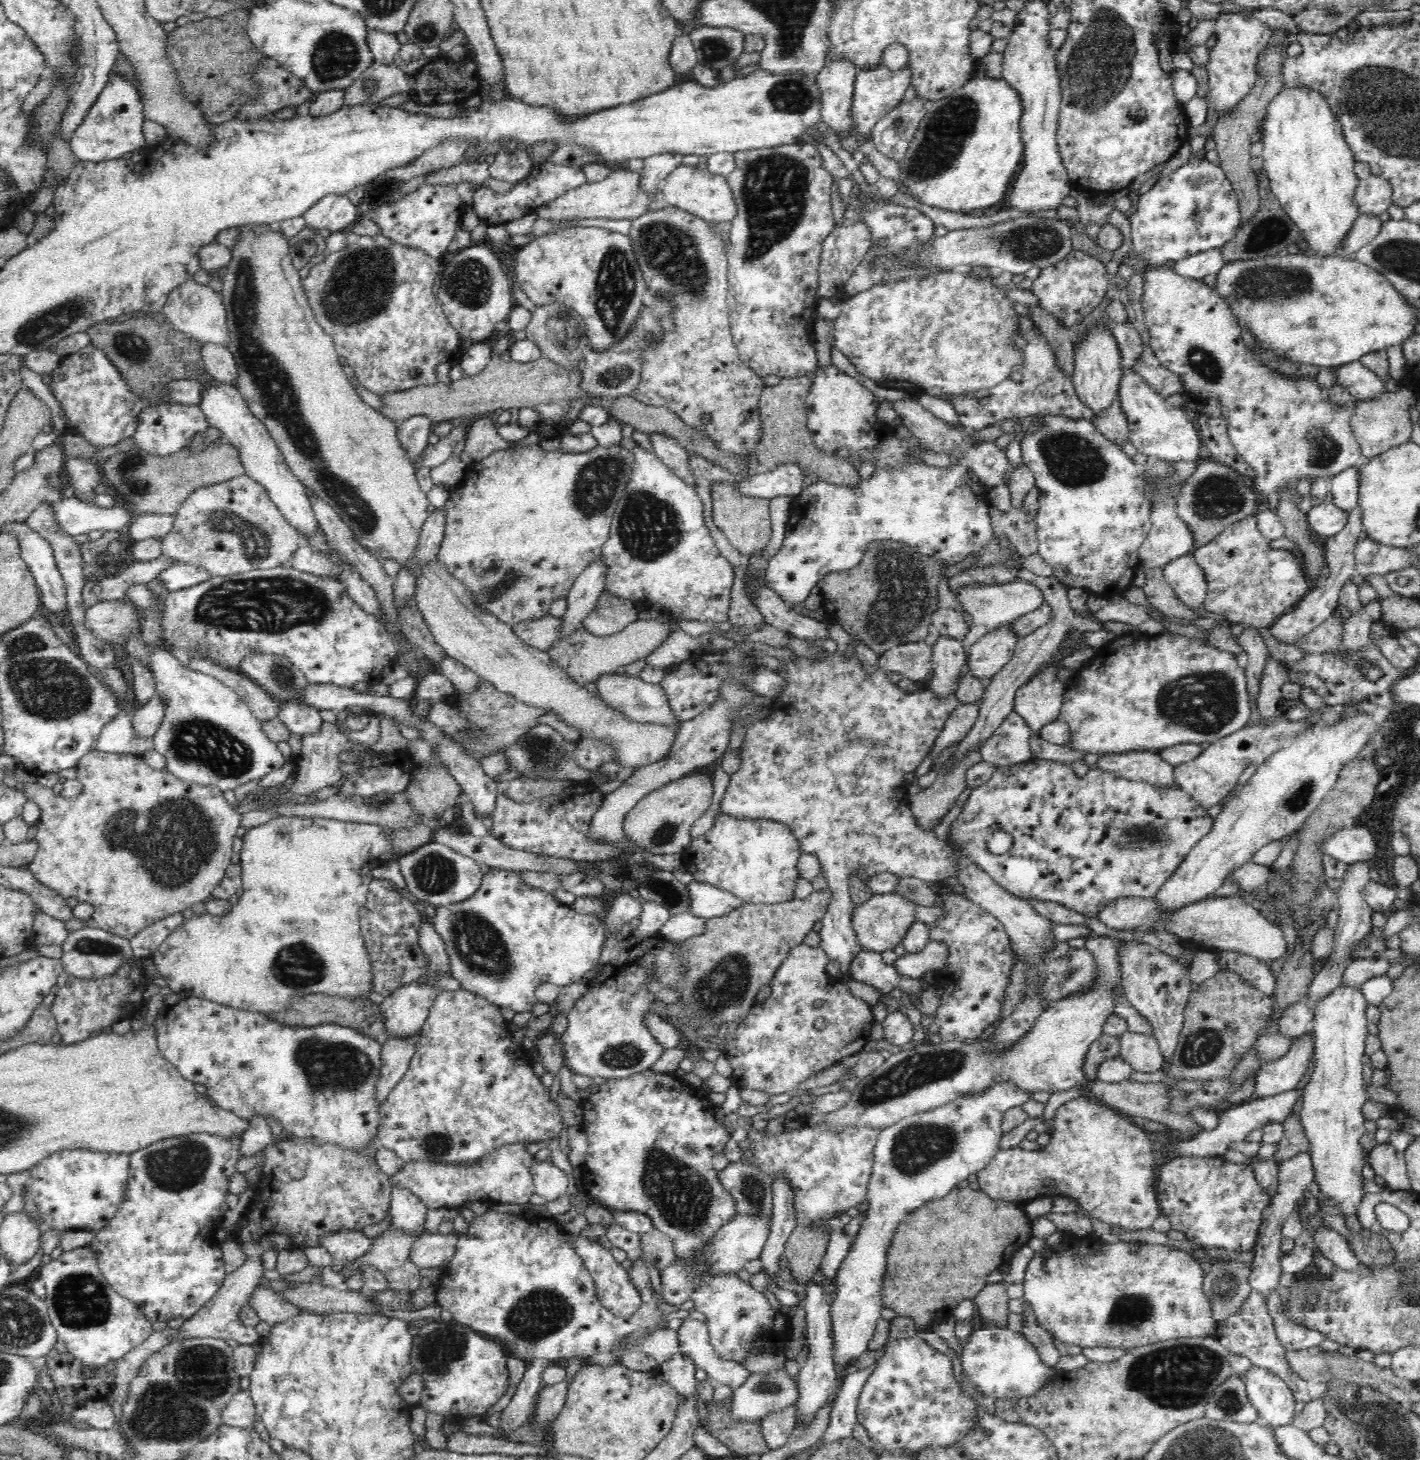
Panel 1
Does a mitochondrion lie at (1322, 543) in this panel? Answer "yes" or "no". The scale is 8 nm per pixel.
no

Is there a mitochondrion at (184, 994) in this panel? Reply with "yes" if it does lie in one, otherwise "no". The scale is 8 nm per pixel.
no

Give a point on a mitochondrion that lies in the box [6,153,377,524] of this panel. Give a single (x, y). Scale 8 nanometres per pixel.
(43, 328)

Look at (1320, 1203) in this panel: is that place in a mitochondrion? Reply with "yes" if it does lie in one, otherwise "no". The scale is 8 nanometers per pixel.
no

